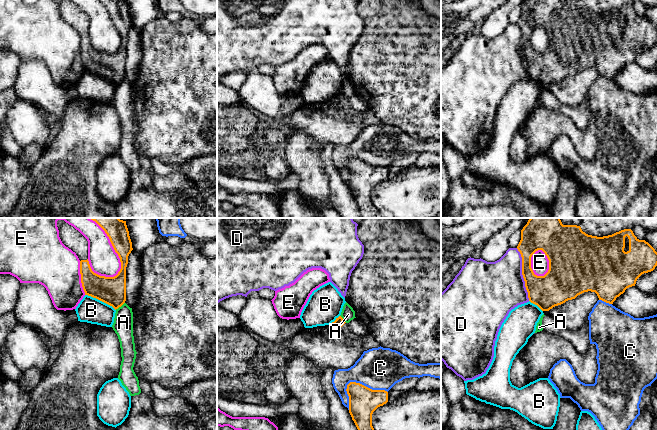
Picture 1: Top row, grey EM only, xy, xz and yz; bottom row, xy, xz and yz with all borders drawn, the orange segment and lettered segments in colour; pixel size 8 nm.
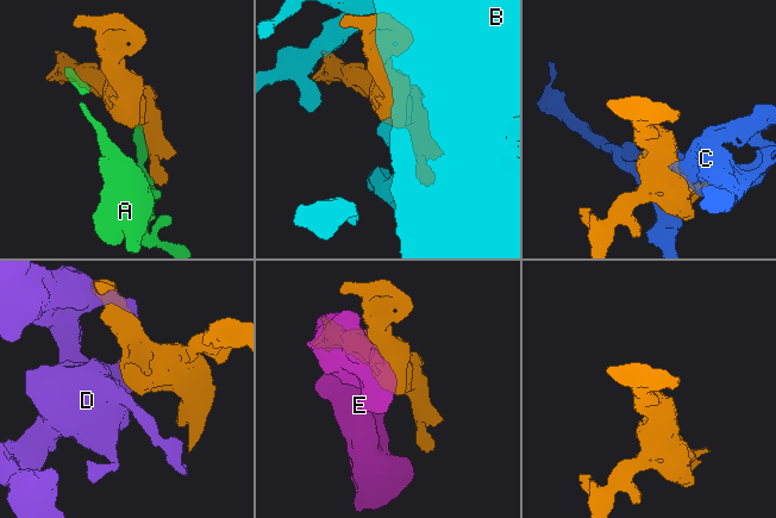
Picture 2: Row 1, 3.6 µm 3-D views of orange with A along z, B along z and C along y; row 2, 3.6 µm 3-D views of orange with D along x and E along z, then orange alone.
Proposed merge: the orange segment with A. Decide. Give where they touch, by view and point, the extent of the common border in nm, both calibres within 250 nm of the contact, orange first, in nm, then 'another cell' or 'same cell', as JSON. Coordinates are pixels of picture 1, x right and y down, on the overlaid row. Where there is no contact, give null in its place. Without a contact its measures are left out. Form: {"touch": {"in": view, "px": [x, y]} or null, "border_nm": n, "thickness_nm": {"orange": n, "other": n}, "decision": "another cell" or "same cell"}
{"touch": {"in": "xy", "px": [119, 306]}, "border_nm": 100, "thickness_nm": {"orange": 220, "other": 160}, "decision": "another cell"}

